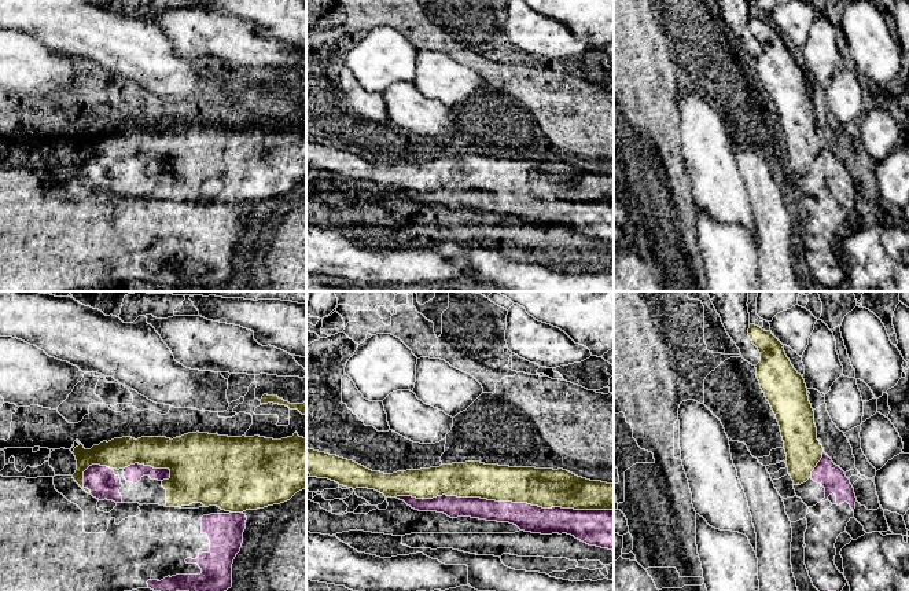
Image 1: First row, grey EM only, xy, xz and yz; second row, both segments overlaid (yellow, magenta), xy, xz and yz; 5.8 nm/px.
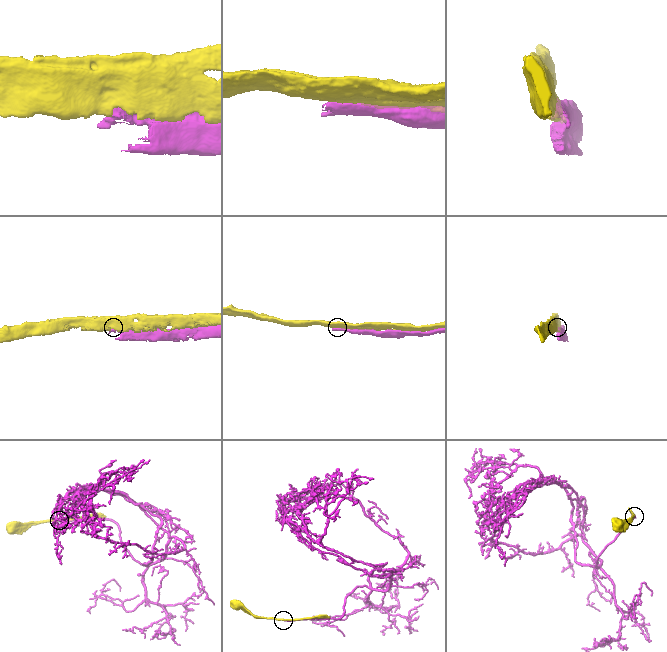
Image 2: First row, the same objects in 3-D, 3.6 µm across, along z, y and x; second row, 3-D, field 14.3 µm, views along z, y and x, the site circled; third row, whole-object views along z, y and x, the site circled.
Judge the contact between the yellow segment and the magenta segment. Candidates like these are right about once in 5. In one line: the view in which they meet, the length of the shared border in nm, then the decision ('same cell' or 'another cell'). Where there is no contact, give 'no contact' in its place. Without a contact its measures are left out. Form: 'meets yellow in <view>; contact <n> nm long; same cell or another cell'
meets yellow in xz; contact 1250 nm long; another cell

